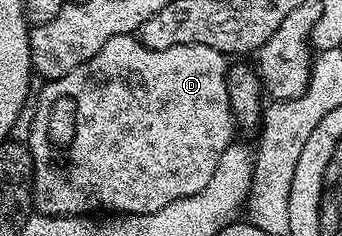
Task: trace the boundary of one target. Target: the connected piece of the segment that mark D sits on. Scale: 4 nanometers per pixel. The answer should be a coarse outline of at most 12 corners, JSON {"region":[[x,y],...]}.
{"region":[[117,35],[33,101],[50,217],[156,213],[237,133],[224,54]]}

